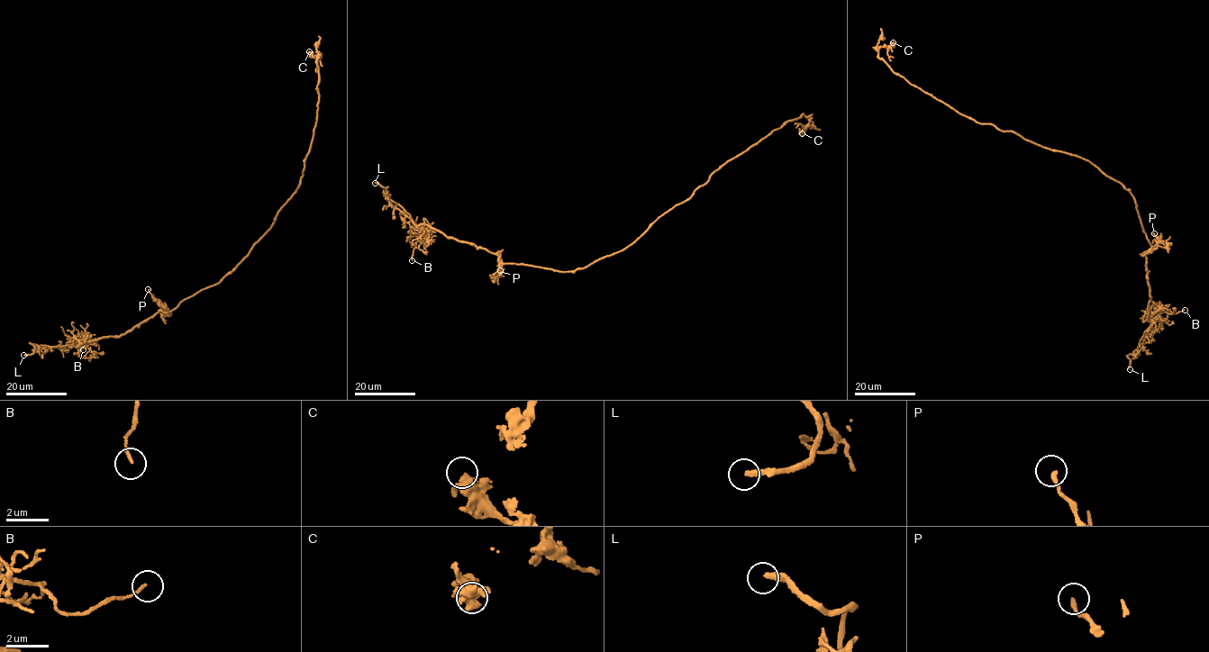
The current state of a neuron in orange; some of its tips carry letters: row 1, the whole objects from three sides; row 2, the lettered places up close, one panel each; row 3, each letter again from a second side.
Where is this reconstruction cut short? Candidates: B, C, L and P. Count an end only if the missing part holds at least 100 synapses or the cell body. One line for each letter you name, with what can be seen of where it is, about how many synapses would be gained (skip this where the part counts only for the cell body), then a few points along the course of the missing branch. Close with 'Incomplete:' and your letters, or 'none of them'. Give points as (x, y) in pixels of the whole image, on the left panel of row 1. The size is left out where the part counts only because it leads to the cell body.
L: at (23, 355)
Incomplete: L

